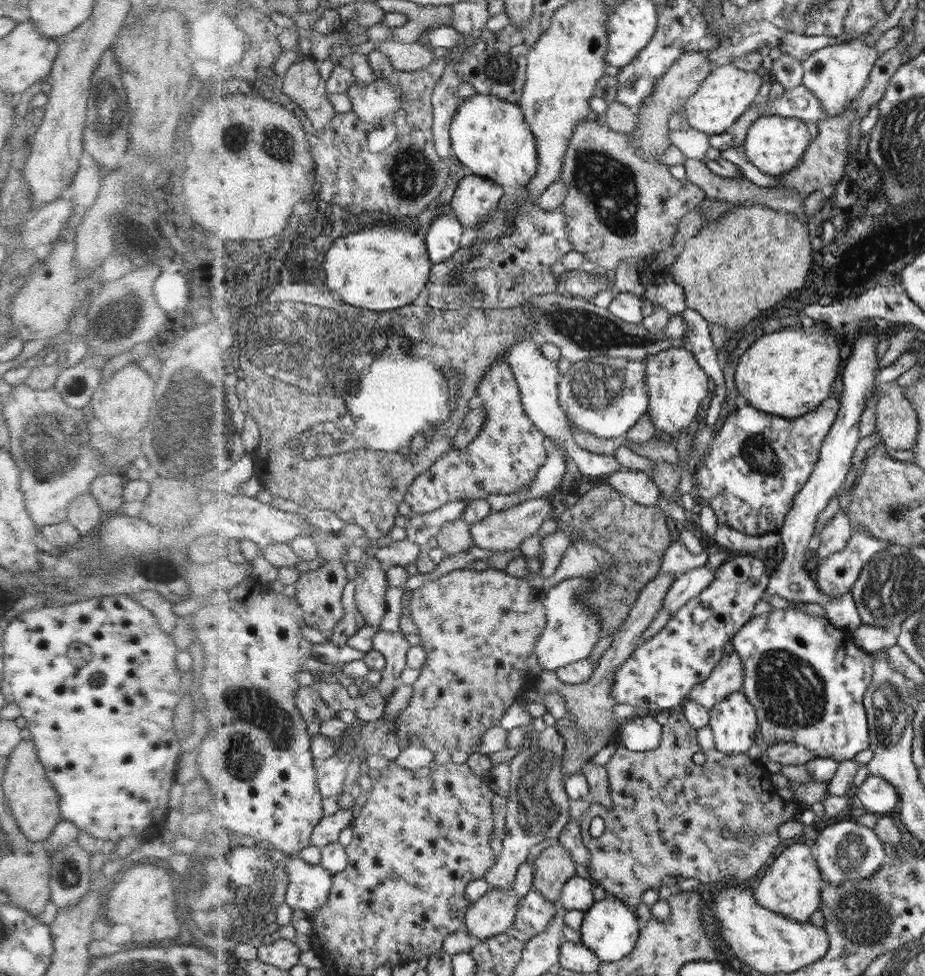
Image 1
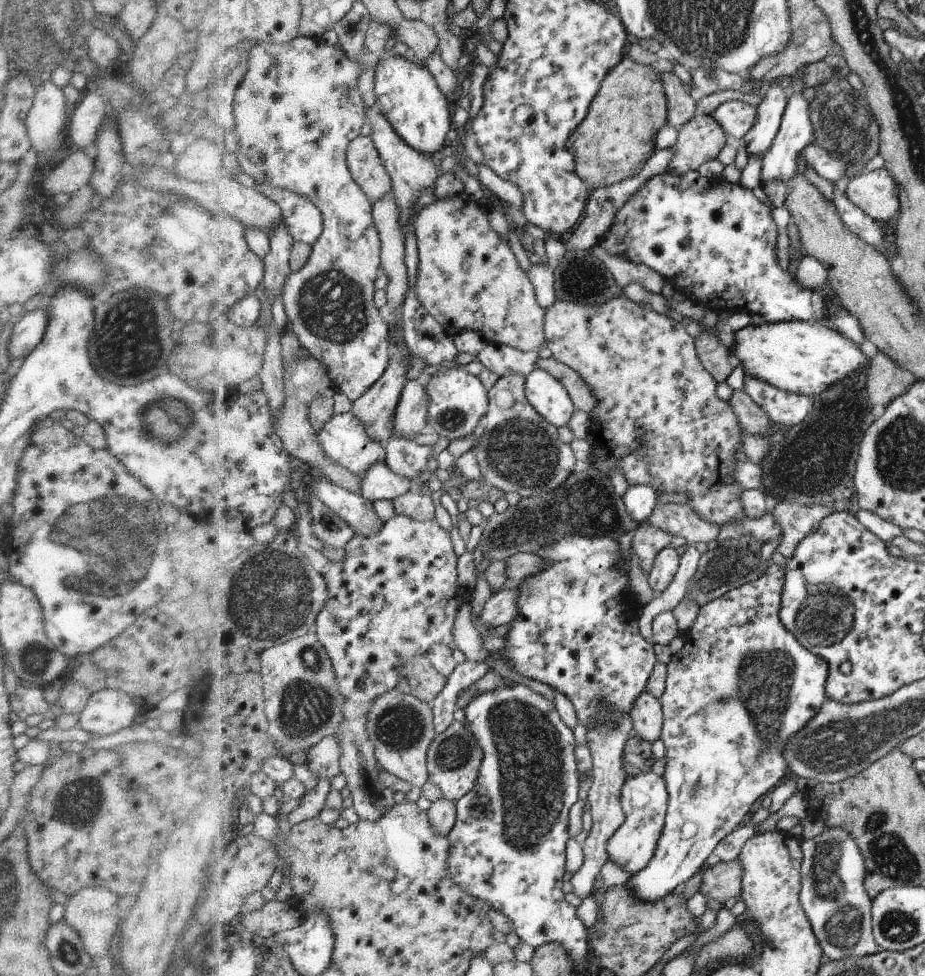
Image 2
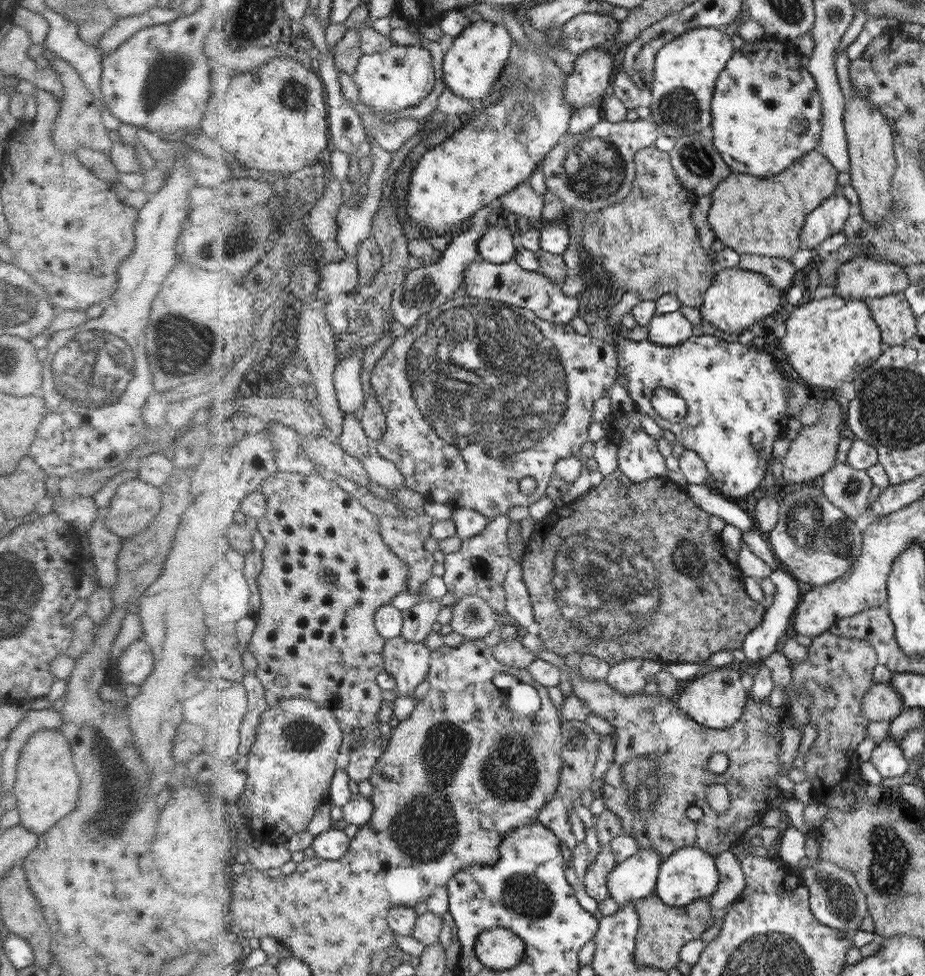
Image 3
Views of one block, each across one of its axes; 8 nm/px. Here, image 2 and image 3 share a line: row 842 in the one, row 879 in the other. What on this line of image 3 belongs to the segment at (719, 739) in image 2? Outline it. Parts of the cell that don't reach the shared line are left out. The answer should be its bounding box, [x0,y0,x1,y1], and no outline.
[656,847,718,907]

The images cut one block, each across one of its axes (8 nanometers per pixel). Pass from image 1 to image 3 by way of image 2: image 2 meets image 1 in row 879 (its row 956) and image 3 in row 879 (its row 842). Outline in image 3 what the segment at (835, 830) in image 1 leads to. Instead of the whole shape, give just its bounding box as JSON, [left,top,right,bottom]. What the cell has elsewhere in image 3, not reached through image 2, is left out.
[801,859,870,931]

